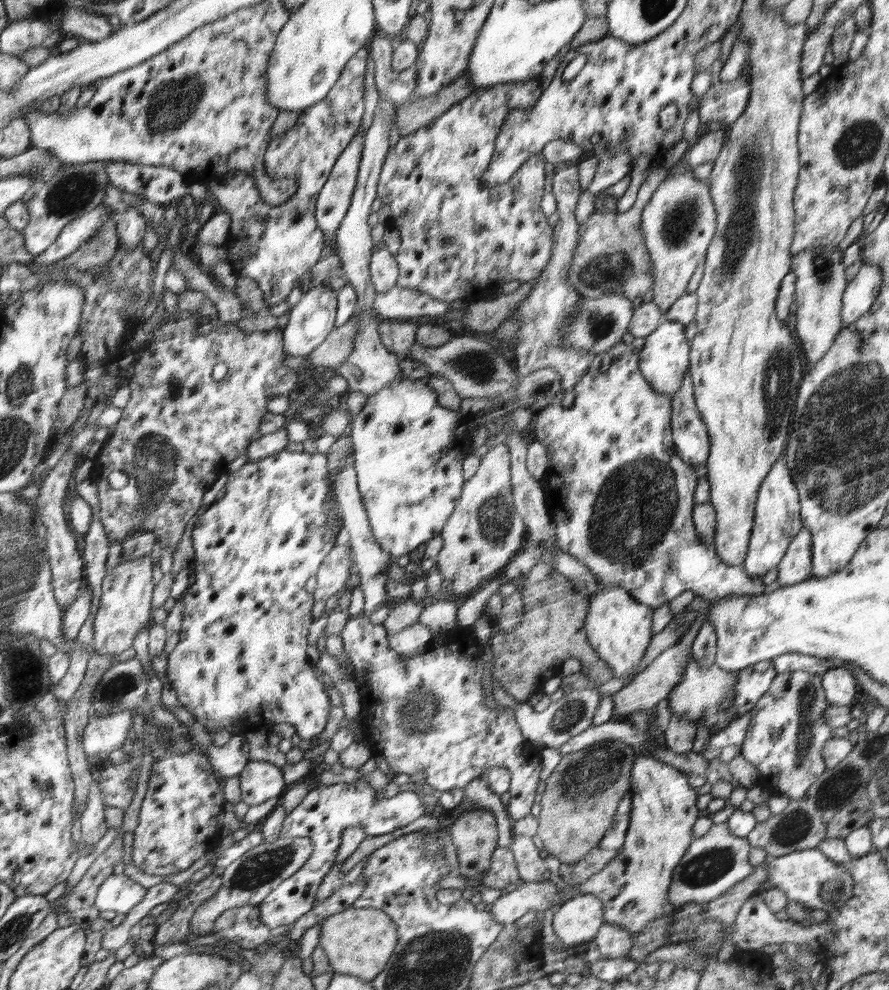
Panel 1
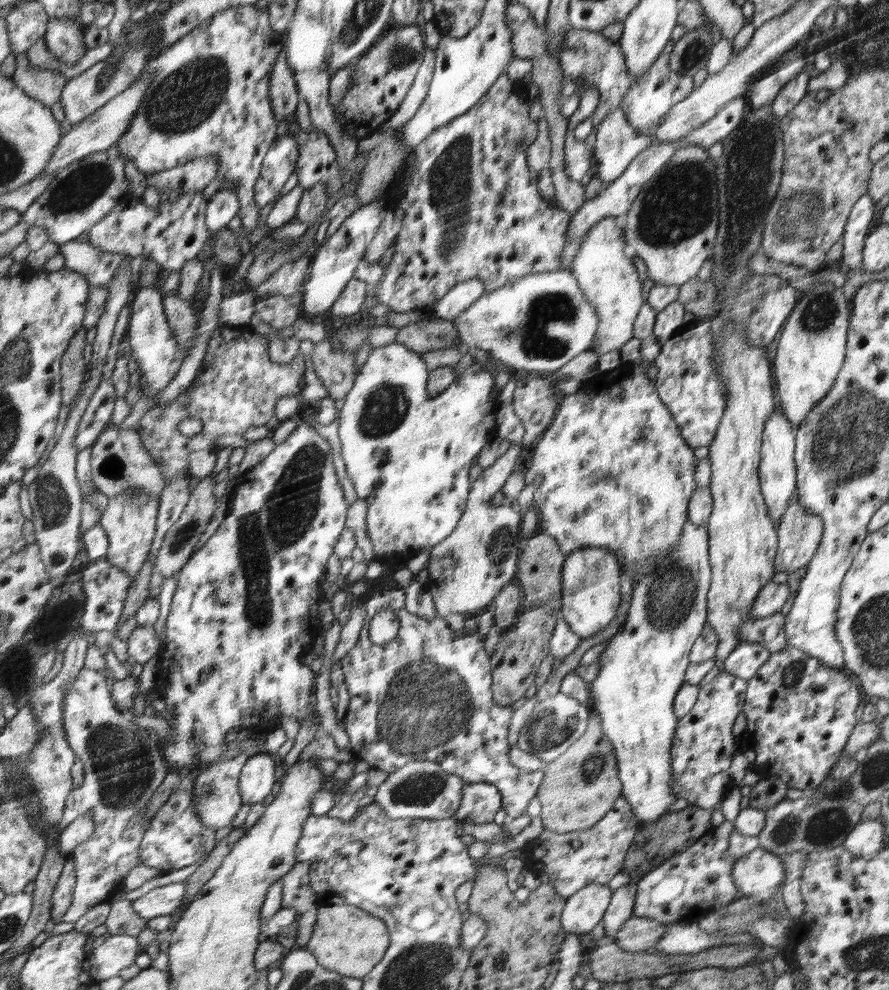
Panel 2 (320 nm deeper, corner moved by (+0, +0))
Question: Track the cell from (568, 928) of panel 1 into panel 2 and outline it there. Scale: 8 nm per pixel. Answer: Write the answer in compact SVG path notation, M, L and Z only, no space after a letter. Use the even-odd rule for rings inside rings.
M588 884L565 900L561 913L561 928L566 934L588 934L602 920L610 902L610 888L602 884Z

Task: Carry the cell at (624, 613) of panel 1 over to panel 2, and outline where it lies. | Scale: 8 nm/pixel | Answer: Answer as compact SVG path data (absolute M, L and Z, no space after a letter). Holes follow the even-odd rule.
M582 548L570 552L561 568L564 581L562 595L562 616L582 639L586 639L604 629L618 612L620 606L620 568L614 553L604 548Z

